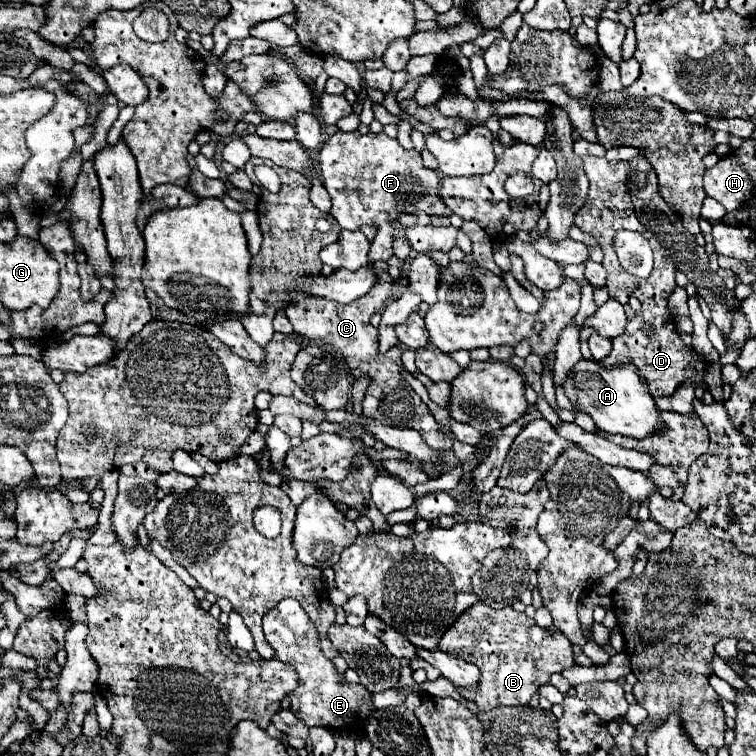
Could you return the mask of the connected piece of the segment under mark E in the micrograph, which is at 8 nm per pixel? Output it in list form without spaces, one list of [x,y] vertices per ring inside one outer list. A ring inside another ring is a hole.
[[[283,599],[277,603],[277,607],[263,617],[263,633],[273,645],[275,657],[295,665],[299,673],[299,685],[289,693],[291,711],[295,717],[307,727],[325,727],[331,731],[343,729],[357,733],[355,737],[365,737],[365,721],[375,713],[373,695],[363,689],[361,683],[339,683],[339,671],[329,659],[325,659],[317,637],[317,627],[313,627],[309,615],[305,615],[303,607],[299,607],[299,601]]]

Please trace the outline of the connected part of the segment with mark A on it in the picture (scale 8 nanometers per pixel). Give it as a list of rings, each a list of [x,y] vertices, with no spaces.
[[[583,359],[575,365],[563,389],[571,403],[579,411],[589,413],[595,425],[605,433],[619,433],[633,439],[645,439],[647,435],[653,435],[653,431],[665,429],[665,421],[661,419],[661,413],[649,393],[647,383],[631,365],[597,367],[593,361]]]

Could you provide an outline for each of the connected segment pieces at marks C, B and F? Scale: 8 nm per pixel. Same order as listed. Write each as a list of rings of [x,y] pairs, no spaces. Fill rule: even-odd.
[[[381,279],[379,285],[375,285],[367,295],[363,295],[361,299],[349,303],[349,305],[339,305],[333,303],[329,299],[303,299],[295,305],[289,305],[285,309],[287,319],[293,325],[293,331],[297,335],[301,335],[307,341],[313,341],[315,345],[331,345],[335,351],[339,351],[349,367],[349,373],[353,379],[359,377],[369,377],[371,383],[365,391],[363,397],[363,415],[377,419],[385,425],[393,425],[393,421],[397,421],[399,427],[413,427],[421,433],[423,441],[439,451],[449,451],[452,449],[453,440],[445,437],[439,431],[439,425],[435,421],[435,417],[429,413],[427,405],[421,401],[421,397],[401,379],[401,365],[399,365],[399,357],[401,357],[401,349],[399,347],[391,347],[387,353],[379,353],[379,333],[377,329],[369,323],[369,315],[373,315],[375,311],[379,311],[391,293],[393,287],[393,279]]]
[[[485,603],[469,607],[441,637],[439,649],[479,667],[481,679],[477,687],[459,691],[477,707],[477,713],[501,705],[527,705],[529,699],[539,693],[539,687],[549,683],[553,673],[575,665],[573,645],[555,627],[541,629],[533,619],[513,607],[493,609]]]
[[[337,131],[335,135],[327,137],[327,141],[321,147],[319,153],[319,169],[323,175],[323,183],[325,189],[331,195],[333,207],[329,213],[333,213],[333,217],[337,219],[337,223],[343,229],[359,229],[361,225],[373,225],[377,227],[377,235],[371,243],[371,253],[369,253],[369,261],[387,261],[393,255],[393,229],[397,219],[403,213],[417,213],[417,211],[425,211],[427,215],[451,215],[453,211],[443,203],[443,199],[439,197],[439,185],[441,185],[441,177],[437,169],[427,169],[423,165],[421,153],[415,149],[403,149],[399,145],[397,139],[387,137],[385,133],[367,133],[361,135],[359,131]]]

